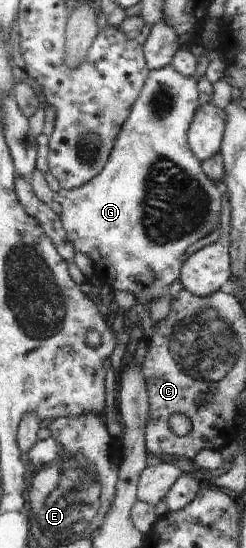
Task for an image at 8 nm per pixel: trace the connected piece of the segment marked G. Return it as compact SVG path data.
M170 64L163 69L150 70L148 79L146 79L142 91L140 91L140 95L138 95L138 98L134 101L130 114L118 133L114 148L110 153L106 166L100 173L98 173L97 177L94 177L91 181L88 181L88 183L81 187L66 190L60 189L61 187L57 179L49 171L43 174L50 189L58 192L53 193L53 202L49 207L58 215L58 217L60 217L62 227L64 227L64 231L66 231L68 243L70 243L72 249L74 249L74 254L82 253L89 257L94 265L94 275L102 282L102 286L104 286L106 290L128 291L128 293L132 293L132 295L136 297L138 304L146 306L149 311L150 303L153 300L168 294L171 285L180 278L182 267L188 257L188 247L193 243L196 243L199 239L210 235L210 233L220 226L220 211L222 211L222 194L220 186L214 185L214 183L206 177L206 173L202 171L202 162L194 157L194 153L190 151L190 145L188 145L188 129L190 128L190 123L193 121L197 108L199 107L199 93L196 83L197 82L193 77L184 77L184 75L180 75L174 67L170 67Z

